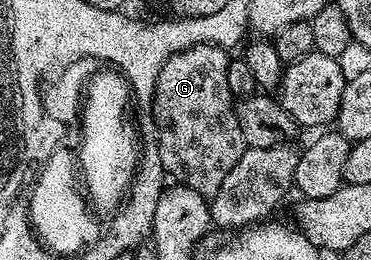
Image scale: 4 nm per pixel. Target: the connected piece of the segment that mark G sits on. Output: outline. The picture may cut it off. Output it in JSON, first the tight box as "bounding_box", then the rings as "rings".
{"bounding_box":[151,44,245,198],"rings":[[[198,44],[192,48],[181,50],[177,54],[173,54],[161,66],[161,70],[157,74],[157,82],[155,83],[155,93],[151,95],[151,116],[155,119],[155,131],[159,137],[159,153],[161,154],[161,166],[164,173],[172,181],[189,186],[193,190],[197,190],[197,194],[212,198],[218,192],[221,182],[224,181],[225,176],[229,174],[233,166],[237,165],[237,160],[241,158],[245,145],[241,138],[241,126],[237,126],[237,114],[233,107],[233,97],[229,90],[229,62],[232,57],[229,55],[228,49],[218,48],[215,44]]]}

